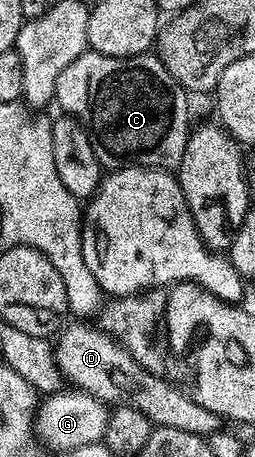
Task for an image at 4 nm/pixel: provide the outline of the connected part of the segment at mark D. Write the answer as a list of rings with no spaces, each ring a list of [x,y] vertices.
[[[76,320],[73,323],[73,326],[65,325],[59,331],[54,342],[54,353],[60,373],[75,389],[84,390],[105,404],[123,404],[138,408],[151,420],[153,427],[178,428],[181,432],[194,432],[201,436],[209,436],[221,429],[220,415],[202,408],[202,404],[195,402],[185,390],[181,390],[173,382],[167,382],[166,379],[159,378],[157,374],[144,368],[121,342],[111,338],[105,330],[100,329],[99,325],[88,320]]]

